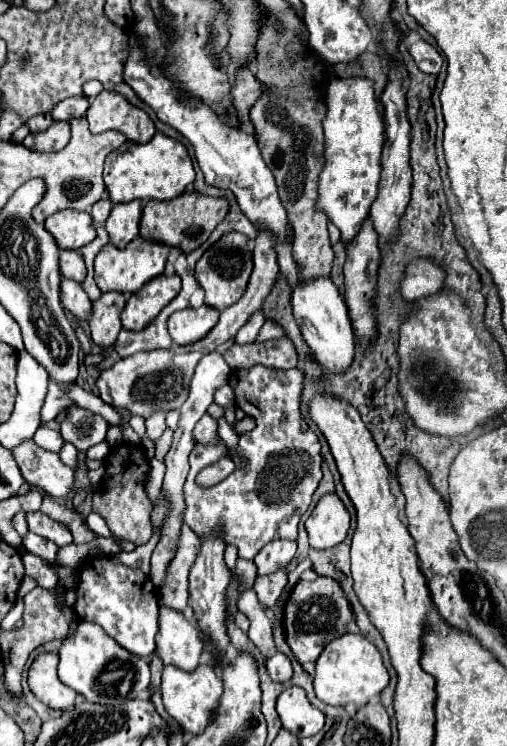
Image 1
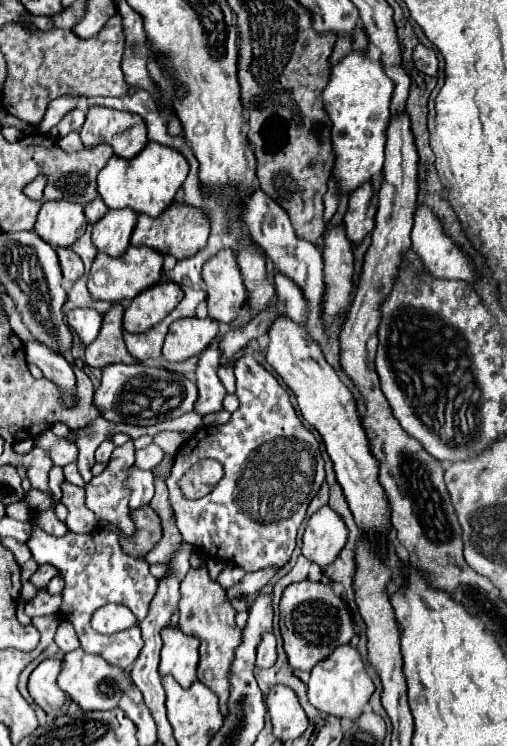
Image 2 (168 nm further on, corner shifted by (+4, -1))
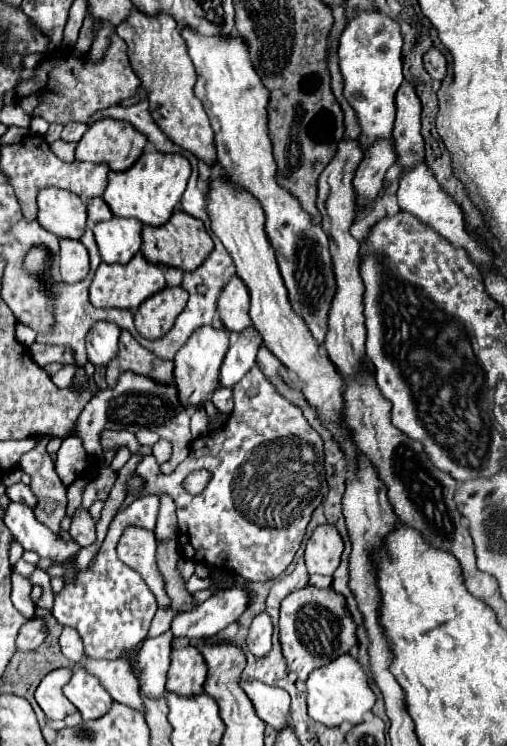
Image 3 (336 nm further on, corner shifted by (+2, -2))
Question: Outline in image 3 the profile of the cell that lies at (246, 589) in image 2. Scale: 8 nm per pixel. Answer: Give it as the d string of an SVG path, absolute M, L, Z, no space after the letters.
M226 586L210 596L198 610L180 612L172 620L172 634L186 638L210 638L224 630L248 608L250 594L242 586Z

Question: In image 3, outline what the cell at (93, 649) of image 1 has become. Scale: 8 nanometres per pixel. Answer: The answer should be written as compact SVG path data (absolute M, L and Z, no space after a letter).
M84 666L74 668L72 678L62 688L64 696L78 708L84 720L94 720L106 714L112 706L112 696Z

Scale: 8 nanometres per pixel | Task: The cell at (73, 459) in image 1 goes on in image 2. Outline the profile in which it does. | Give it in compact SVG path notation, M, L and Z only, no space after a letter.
M70 463L70 465L66 465L66 467L64 467L64 475L66 475L66 479L68 479L72 485L84 487L84 481L82 481L82 477L80 477L80 473L78 473L78 467L76 467L76 463Z

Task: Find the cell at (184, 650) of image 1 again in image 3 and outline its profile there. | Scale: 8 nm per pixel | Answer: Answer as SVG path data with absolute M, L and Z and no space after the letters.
M174 648L170 654L170 670L166 690L176 692L180 696L200 694L206 680L206 662L198 648Z

